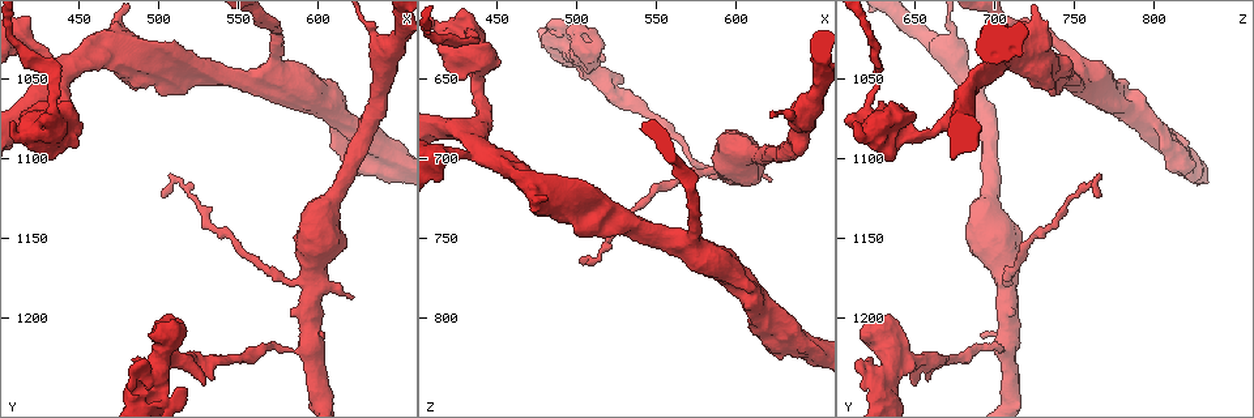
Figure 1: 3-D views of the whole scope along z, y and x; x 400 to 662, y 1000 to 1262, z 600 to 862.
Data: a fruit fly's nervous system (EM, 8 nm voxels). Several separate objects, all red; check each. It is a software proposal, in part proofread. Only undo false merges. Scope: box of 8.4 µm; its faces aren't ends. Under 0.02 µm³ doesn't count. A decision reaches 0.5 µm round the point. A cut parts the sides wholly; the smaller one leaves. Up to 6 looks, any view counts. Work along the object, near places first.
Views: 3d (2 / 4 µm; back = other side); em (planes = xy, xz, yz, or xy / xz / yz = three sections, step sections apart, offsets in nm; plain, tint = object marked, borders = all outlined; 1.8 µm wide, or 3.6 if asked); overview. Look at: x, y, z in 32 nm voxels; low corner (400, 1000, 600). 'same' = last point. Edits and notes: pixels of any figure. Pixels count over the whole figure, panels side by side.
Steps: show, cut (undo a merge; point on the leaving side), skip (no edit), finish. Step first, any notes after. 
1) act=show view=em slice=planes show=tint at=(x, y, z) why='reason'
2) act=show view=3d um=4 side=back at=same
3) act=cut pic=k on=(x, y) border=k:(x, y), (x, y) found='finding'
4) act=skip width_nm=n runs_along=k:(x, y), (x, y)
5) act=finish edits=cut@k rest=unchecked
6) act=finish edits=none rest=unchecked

act=show view=em slice=xz step=16 show=tint at=(430, 1080, 632)

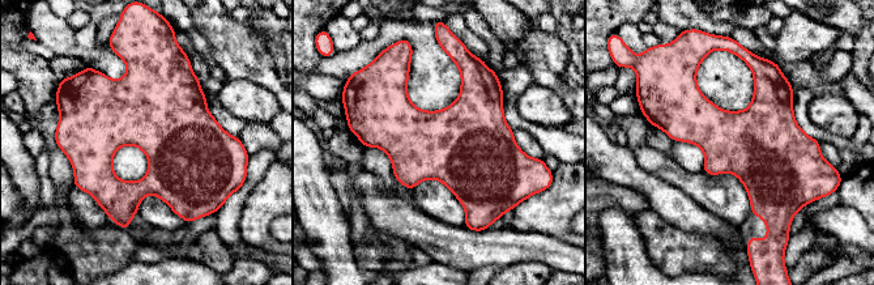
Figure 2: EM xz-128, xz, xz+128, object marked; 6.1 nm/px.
act=show view=em slice=planes show=tint at=same

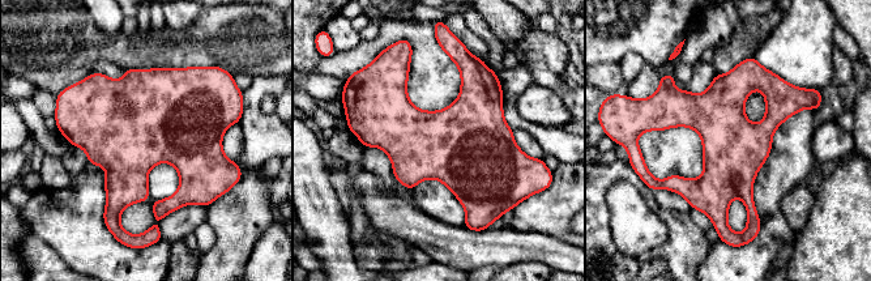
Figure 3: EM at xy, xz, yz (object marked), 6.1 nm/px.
act=skip found='all the same neuron'

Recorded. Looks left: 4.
act=show view=3d um=2 at=(436, 1054, 686) why='calibre changes'

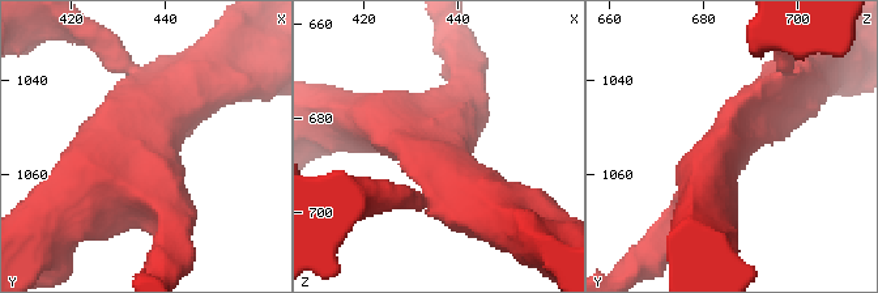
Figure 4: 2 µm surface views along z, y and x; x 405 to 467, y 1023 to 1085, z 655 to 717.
act=show view=em slice=yz step=8 show=tint at=(436, 1055, 686) why='need the tissue'

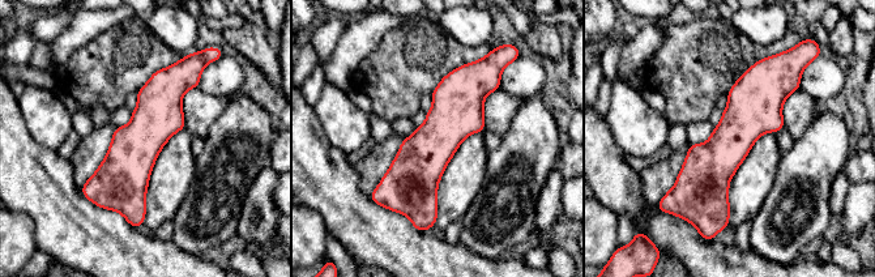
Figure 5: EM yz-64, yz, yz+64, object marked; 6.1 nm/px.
act=show view=em slice=planes show=tint at=same why='another direction'

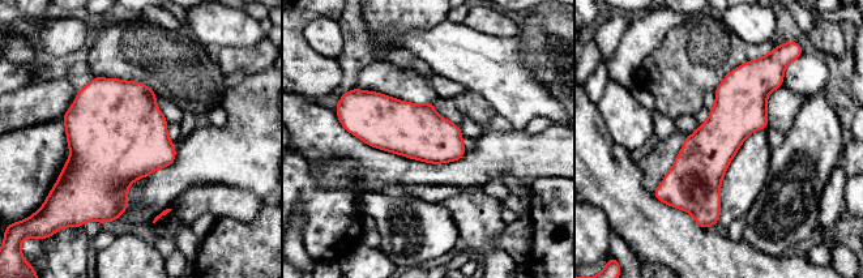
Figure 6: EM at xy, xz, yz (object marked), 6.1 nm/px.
act=skip width_nm=300 runs_along=6:(748, 65), (709, 150), (714, 217) found='continuous, no second neuron'

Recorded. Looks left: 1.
act=show view=em slice=yz step=8 show=tint at=(502, 1230, 636) why='abrupt turn'

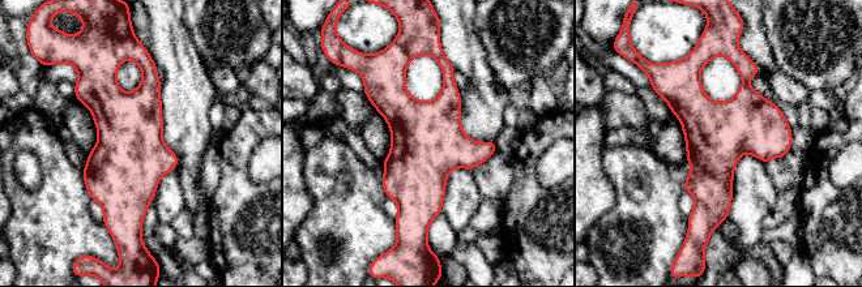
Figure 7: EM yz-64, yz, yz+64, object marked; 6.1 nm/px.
act=skip found='continuous, no second neuron'

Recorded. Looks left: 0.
act=finish edits=none rest=unchecked

